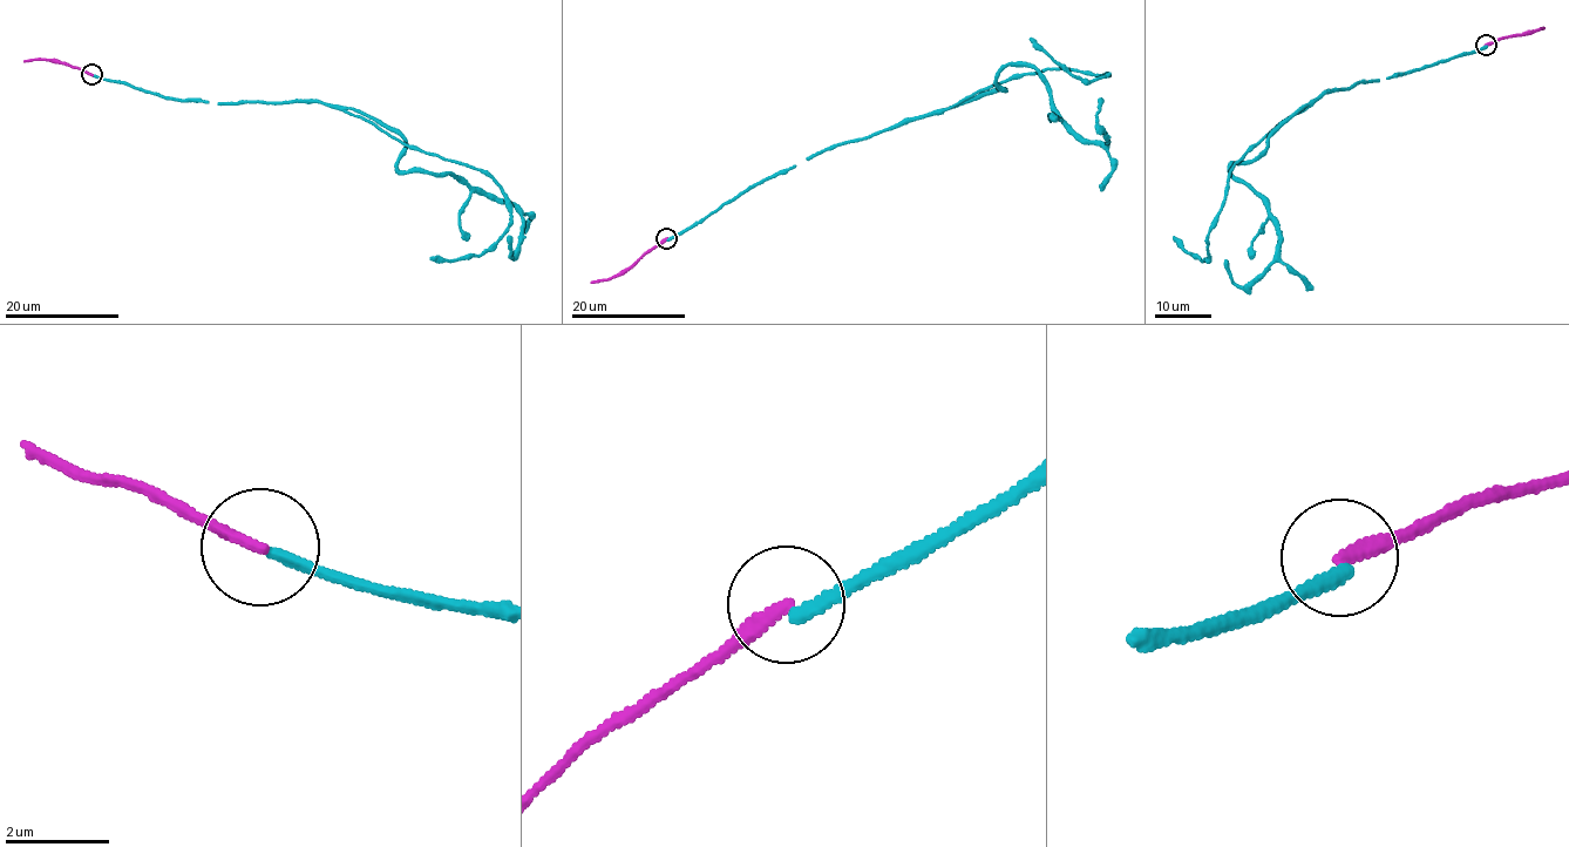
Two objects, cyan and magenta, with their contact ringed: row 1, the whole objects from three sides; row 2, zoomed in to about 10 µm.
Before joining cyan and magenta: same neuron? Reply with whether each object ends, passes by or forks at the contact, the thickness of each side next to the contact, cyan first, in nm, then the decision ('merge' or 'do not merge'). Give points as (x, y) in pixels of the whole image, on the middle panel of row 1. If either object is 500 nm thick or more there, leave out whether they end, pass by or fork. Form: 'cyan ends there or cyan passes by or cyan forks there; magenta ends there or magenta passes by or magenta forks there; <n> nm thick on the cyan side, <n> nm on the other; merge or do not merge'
cyan ends there; magenta ends there; 220 nm thick on the cyan side, 240 nm on the other; do not merge

